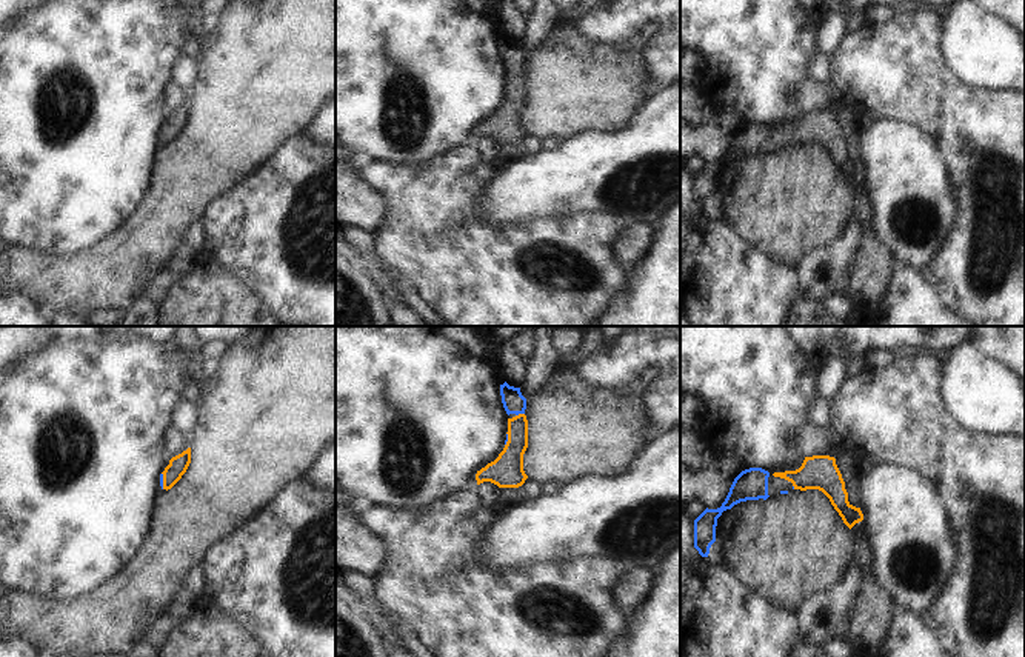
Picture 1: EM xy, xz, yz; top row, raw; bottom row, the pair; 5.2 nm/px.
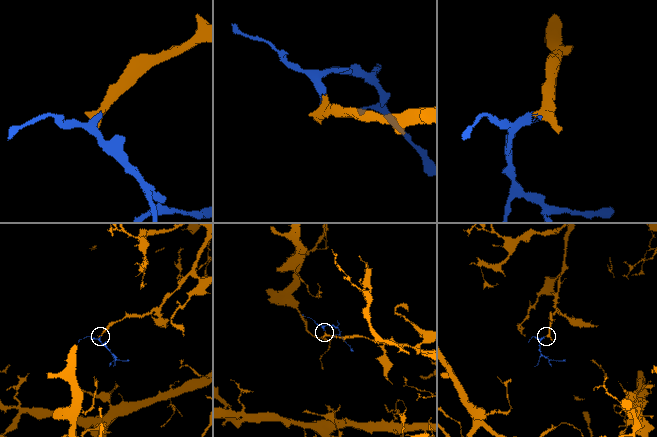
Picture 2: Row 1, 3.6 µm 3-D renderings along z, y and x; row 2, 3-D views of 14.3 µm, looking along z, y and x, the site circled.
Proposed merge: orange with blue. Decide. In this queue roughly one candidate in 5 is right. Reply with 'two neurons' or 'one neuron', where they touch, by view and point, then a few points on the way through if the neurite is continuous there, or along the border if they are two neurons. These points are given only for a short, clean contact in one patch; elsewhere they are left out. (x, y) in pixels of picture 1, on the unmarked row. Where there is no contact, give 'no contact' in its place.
one neuron; meets orange in xz at (519, 70); runs through xz (510, 116), (516, 100), (519, 70), (517, 60), (513, 56)

